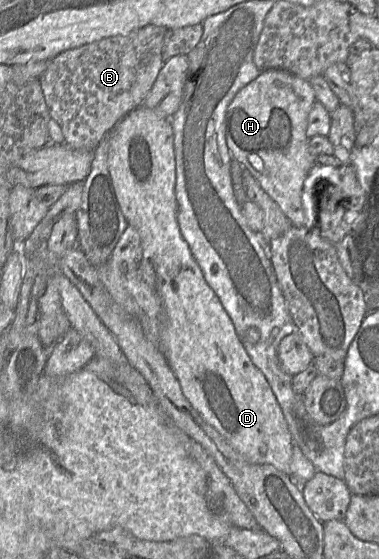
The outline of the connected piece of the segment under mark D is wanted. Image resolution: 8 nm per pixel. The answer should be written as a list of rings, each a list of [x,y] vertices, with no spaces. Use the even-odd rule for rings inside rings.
[[[144,106],[128,113],[112,129],[108,168],[121,212],[140,235],[143,250],[140,274],[158,294],[163,306],[159,348],[177,377],[184,396],[202,419],[218,431],[248,462],[270,464],[292,477],[290,464],[293,439],[281,407],[264,374],[253,364],[233,322],[206,282],[188,243],[181,235],[177,221],[176,160],[171,119],[164,118]]]

